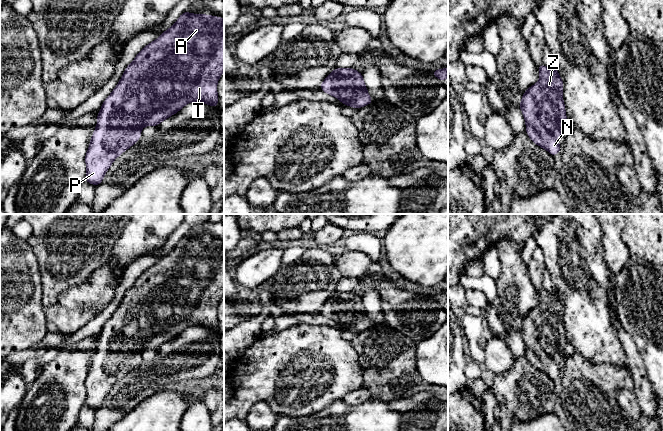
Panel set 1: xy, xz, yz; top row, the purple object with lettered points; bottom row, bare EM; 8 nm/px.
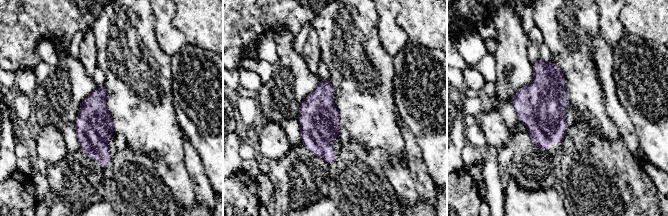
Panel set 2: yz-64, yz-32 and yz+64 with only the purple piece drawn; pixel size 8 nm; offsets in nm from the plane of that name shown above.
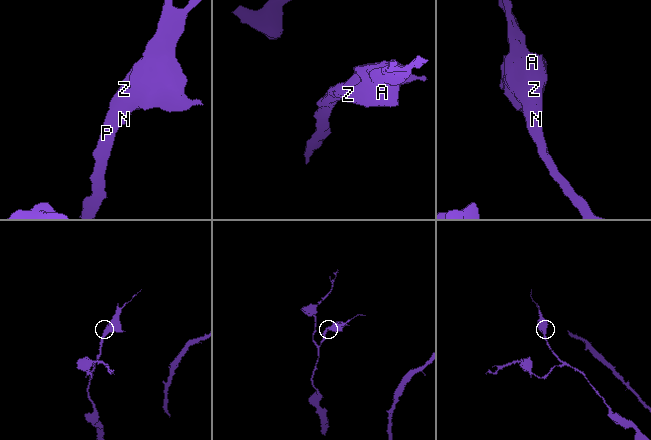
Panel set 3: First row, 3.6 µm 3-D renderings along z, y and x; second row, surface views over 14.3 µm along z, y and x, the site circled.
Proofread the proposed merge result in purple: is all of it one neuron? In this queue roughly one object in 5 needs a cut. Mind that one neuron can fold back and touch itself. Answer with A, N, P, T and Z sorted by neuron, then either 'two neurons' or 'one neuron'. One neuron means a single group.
A N P T Z; one neuron

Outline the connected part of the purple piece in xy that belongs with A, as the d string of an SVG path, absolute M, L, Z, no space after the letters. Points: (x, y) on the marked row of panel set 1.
M188 11L181 14L172 27L136 55L103 102L85 155L85 181L97 187L113 161L141 138L143 127L158 126L190 102L218 107L217 83L223 72L224 19Z

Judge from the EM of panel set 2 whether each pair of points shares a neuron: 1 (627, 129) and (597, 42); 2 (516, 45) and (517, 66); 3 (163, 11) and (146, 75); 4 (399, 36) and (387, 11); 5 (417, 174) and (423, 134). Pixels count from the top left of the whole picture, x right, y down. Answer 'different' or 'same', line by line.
1: same
2: same
3: different
4: same
5: different

